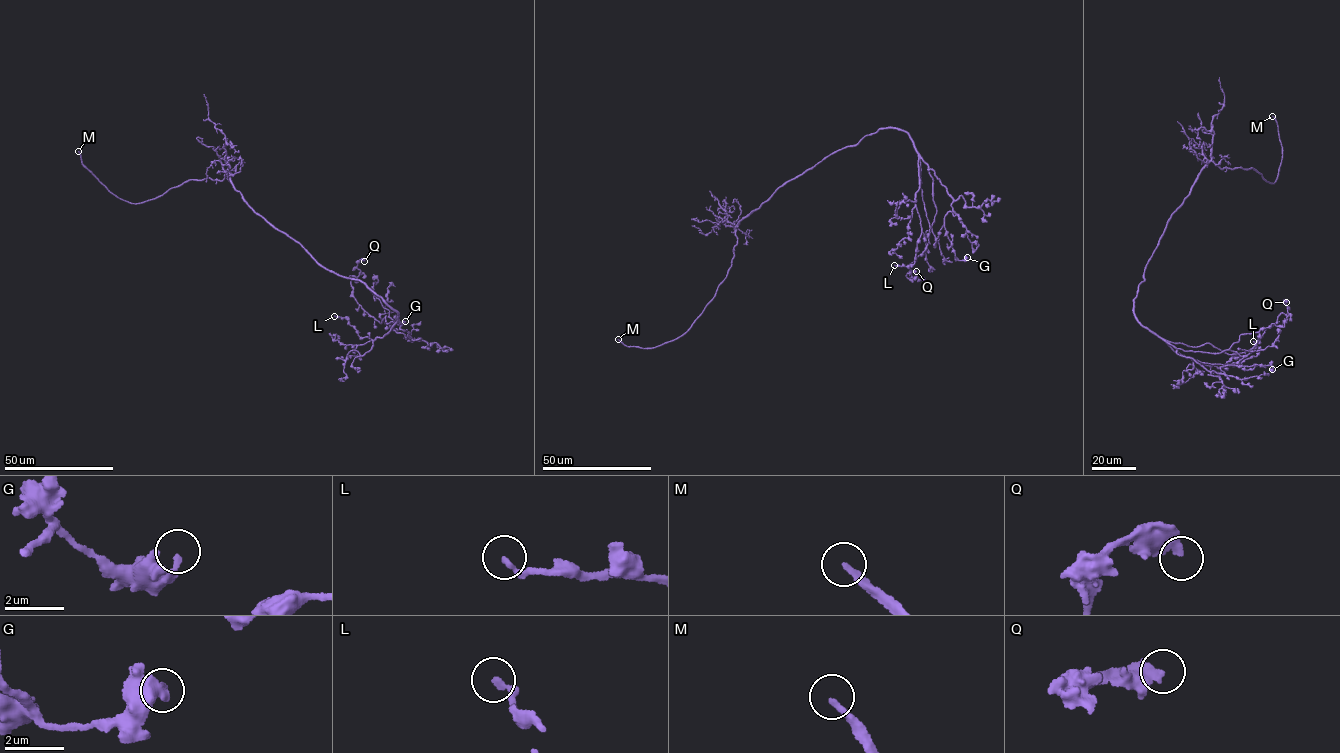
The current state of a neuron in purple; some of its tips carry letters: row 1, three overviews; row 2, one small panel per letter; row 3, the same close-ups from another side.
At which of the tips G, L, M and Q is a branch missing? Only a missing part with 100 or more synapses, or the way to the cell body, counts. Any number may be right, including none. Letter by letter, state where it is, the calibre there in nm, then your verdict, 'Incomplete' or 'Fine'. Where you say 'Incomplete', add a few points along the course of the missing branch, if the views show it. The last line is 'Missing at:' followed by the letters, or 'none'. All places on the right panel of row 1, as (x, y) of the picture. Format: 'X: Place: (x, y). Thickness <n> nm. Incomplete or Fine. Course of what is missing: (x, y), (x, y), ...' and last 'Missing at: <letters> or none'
G: Place: (1272, 369). Thickness 280 nm. Fine
L: Place: (1253, 341). Thickness 200 nm. Fine
M: Place: (1272, 116). Thickness 240 nm. Incomplete. Course of what is missing: (1272, 116), (1261, 103)
Q: Place: (1286, 302). Thickness 360 nm. Fine
Missing at: M

